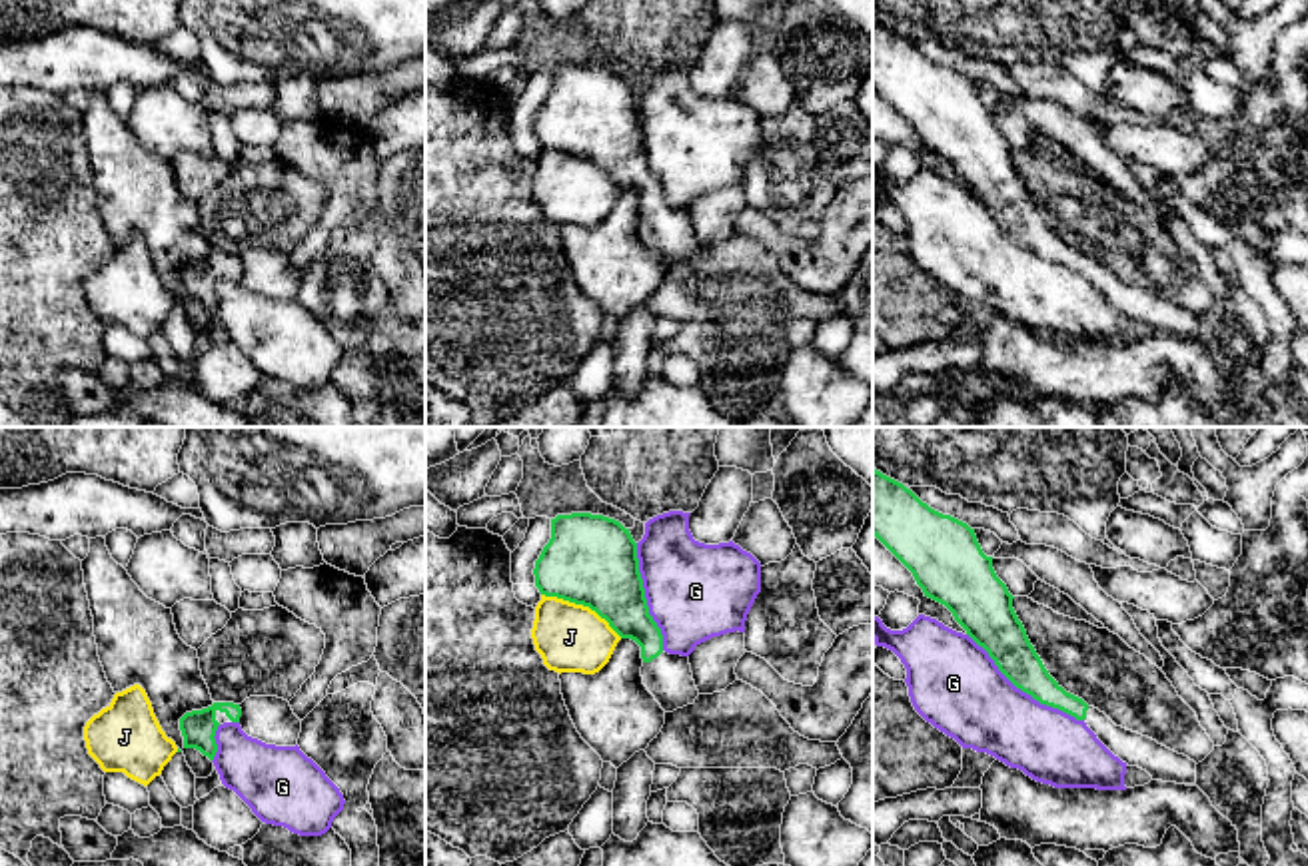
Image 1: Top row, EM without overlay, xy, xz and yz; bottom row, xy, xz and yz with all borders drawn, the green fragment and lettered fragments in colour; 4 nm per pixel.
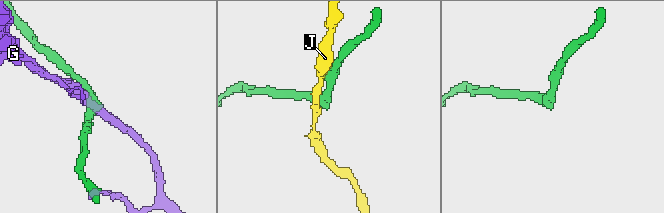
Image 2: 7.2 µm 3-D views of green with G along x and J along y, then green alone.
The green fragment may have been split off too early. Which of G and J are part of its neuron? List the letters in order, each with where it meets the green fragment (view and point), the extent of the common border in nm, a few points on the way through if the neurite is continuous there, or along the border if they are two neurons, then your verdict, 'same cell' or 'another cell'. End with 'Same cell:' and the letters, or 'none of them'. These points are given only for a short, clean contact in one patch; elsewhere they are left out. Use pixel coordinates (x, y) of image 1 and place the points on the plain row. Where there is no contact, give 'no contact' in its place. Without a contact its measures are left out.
G: contact yz (1023, 244); length 600 nm; another cell
J: contact xz (582, 156); length 380 nm; another cell
Same cell: none of them

